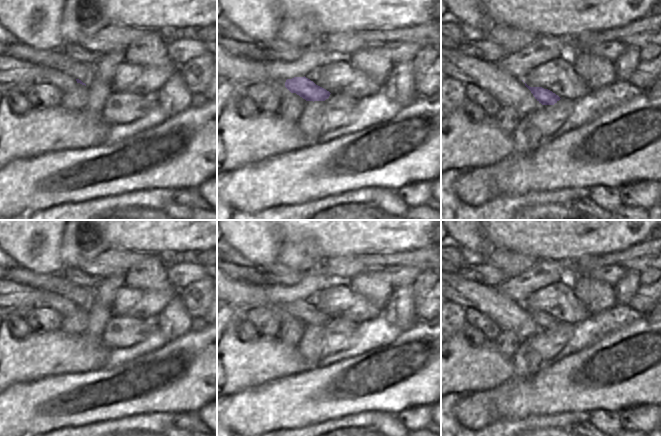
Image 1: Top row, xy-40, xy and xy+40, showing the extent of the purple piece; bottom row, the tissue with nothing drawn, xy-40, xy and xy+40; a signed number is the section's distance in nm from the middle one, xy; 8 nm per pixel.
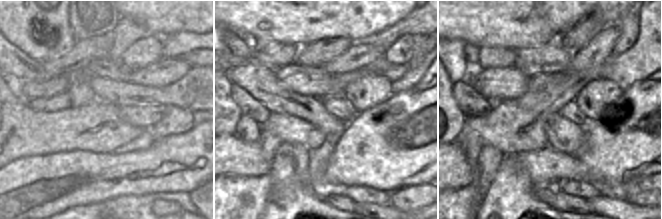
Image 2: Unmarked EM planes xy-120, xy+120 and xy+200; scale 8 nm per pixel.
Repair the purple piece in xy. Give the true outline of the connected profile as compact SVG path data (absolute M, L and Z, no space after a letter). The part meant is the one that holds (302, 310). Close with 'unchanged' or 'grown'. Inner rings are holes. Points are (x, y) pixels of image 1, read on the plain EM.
M305 300L294 301L287 304L277 303L276 306L287 312L291 317L296 317L306 325L325 325L331 318Z; grown

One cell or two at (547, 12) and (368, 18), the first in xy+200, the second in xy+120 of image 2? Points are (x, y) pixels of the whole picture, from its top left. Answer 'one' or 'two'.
one

